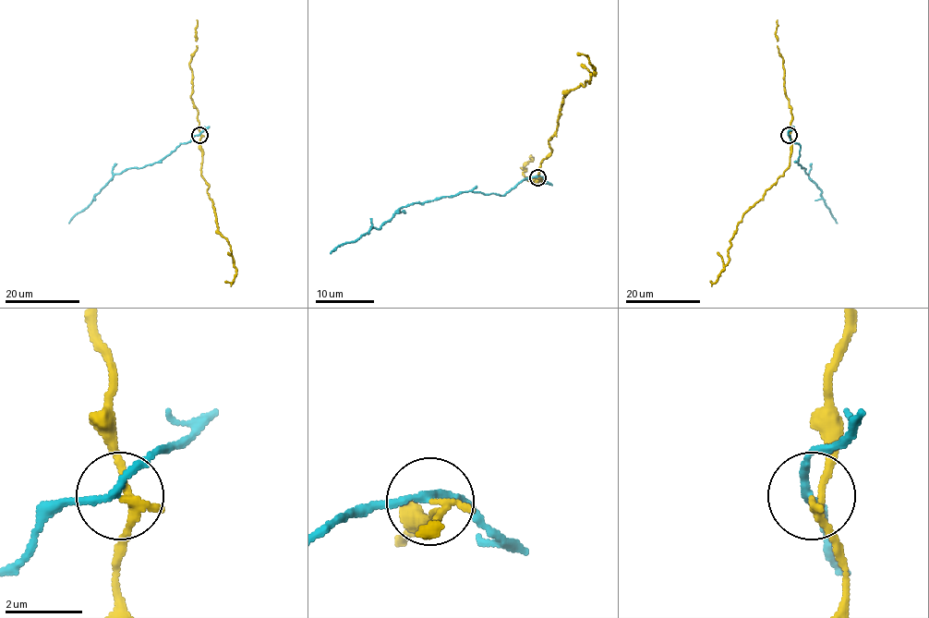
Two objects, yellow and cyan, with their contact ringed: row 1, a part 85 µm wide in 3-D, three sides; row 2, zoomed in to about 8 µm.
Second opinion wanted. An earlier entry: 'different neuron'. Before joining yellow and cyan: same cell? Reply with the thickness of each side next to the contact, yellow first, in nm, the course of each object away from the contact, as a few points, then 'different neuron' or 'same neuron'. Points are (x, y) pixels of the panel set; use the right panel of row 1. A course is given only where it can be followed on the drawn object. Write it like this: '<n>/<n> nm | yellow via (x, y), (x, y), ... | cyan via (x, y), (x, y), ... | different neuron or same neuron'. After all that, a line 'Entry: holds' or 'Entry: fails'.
160/180 nm | yellow via (789, 134), (791, 150), (789, 166), (744, 214), (729, 240), (729, 260), (715, 282), (710, 282) | cyan via (789, 134), (790, 139), (800, 147), (797, 162), (822, 191), (824, 201), (837, 223) | different neuron
Entry: holds

